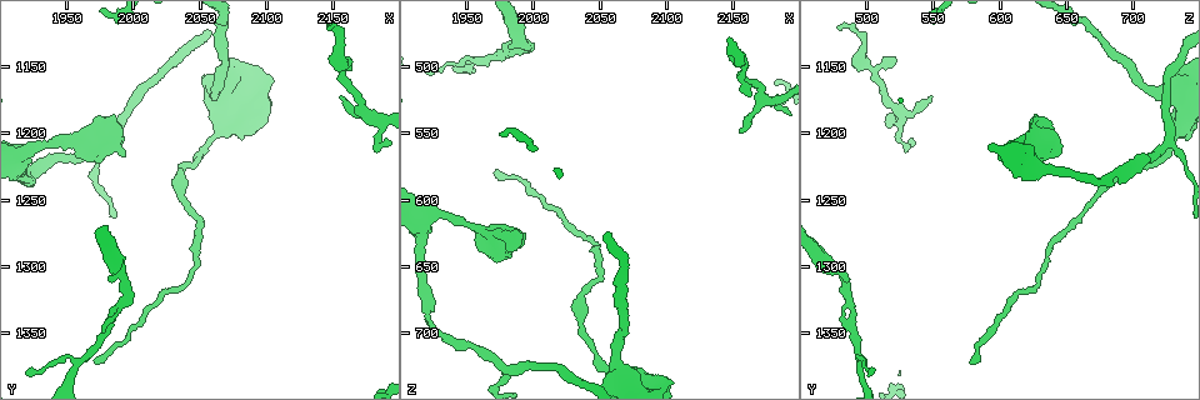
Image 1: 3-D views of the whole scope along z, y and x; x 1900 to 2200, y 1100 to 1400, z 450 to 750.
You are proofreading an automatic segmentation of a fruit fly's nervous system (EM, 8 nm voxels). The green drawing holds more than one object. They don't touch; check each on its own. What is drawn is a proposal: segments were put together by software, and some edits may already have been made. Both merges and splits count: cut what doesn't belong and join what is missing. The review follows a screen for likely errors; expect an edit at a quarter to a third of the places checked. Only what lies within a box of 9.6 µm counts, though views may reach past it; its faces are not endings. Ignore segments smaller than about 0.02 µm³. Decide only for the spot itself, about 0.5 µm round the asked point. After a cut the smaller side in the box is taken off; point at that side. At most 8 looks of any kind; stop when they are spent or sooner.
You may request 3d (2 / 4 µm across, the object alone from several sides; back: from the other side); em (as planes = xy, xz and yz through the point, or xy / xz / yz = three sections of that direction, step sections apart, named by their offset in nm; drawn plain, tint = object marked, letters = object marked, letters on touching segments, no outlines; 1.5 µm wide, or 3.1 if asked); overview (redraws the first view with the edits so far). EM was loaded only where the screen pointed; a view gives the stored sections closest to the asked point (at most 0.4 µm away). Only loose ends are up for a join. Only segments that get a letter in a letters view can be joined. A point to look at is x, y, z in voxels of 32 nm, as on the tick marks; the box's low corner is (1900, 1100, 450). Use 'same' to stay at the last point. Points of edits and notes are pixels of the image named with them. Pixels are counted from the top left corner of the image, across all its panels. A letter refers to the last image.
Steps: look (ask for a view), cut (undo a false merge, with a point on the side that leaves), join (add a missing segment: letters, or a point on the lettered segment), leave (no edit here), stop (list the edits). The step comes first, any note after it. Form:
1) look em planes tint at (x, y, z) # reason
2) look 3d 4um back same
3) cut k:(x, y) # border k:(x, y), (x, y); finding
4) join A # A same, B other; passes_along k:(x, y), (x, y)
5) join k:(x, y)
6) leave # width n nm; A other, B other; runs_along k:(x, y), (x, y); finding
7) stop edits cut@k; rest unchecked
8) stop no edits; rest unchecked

look 3d 4um at (1972, 1370, 578) # branch stops here

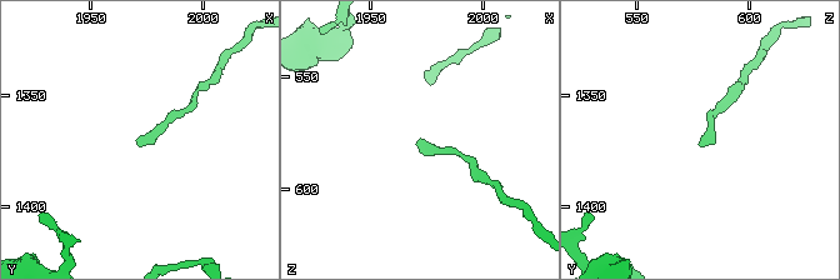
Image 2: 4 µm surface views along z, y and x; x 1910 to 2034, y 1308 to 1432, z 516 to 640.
look em xz step 8 letters at (1971, 1372, 579)

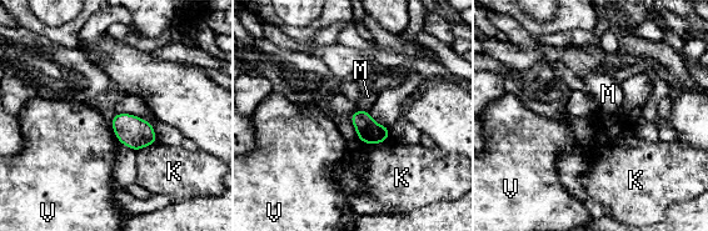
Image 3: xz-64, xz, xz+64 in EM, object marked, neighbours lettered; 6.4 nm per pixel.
look em planes letters same # another direction

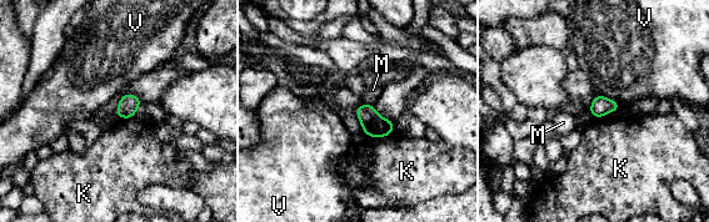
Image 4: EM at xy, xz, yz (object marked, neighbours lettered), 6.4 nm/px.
leave # width 130 nm; K other, M other, V other; border 4:(393, 131), (385, 136), (373, 139); no lettered segment goes on from it

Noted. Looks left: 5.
look em planes letters at (1922, 1382, 502) # thin end

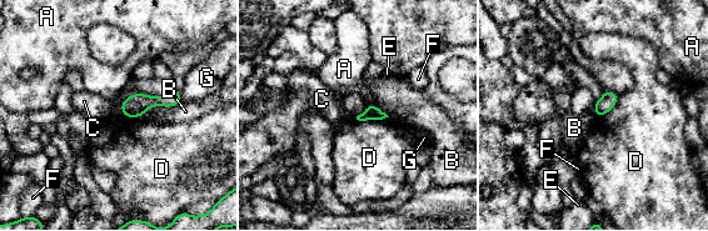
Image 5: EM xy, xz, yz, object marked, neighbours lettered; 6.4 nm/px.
leave # width 100 nm; A other, B other, C other, D other, E other, F other, G other; border 5:(388, 116), (380, 120), (355, 119); no lettered segment goes on from it

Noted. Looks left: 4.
look 3d 4um back at (2154, 1172, 550) # branch stops here

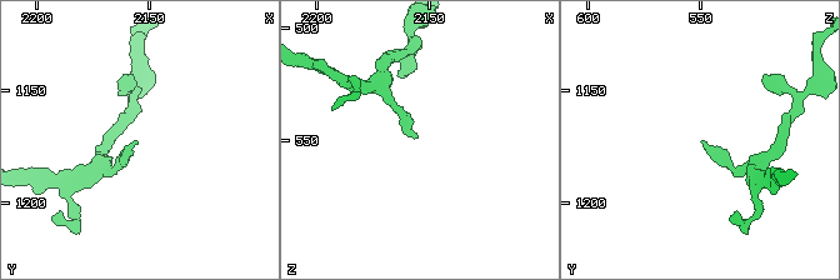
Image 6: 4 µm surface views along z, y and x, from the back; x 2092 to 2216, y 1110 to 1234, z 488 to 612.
look em planes letters at (2156, 1173, 549) # now the EM

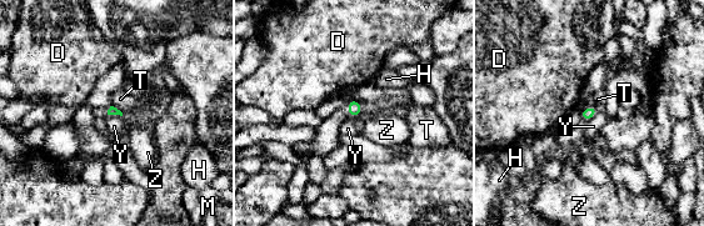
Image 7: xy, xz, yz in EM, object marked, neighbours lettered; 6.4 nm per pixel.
leave # D other, H other, M other, T other, Y other, Z other; border 7:(108, 114), (119, 114), (121, 116); none of them fits

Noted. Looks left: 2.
stop no edits; rest unchecked

